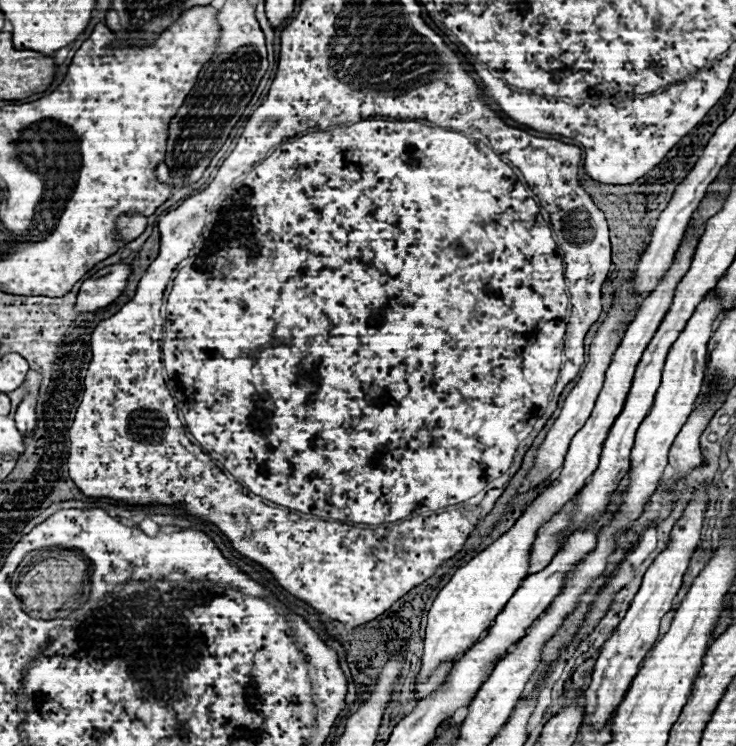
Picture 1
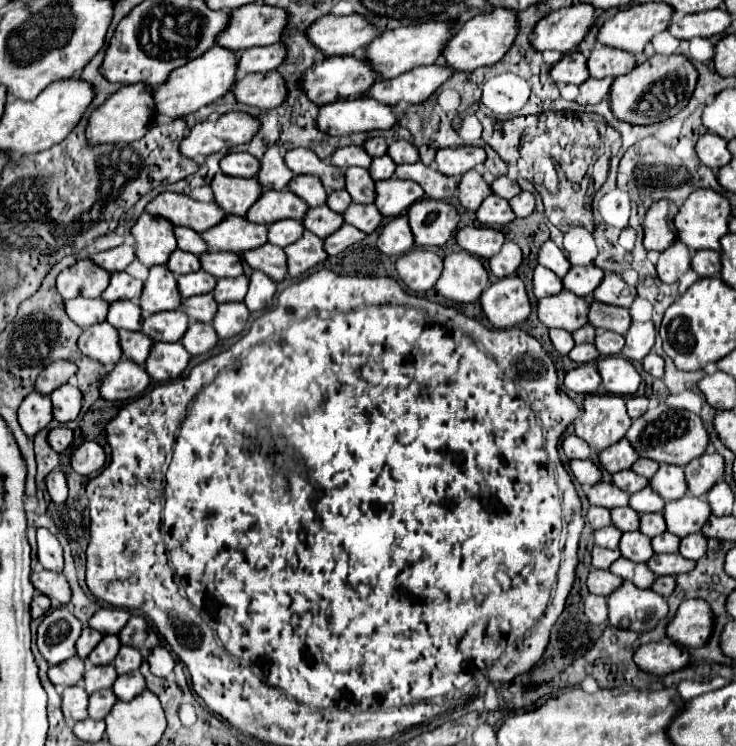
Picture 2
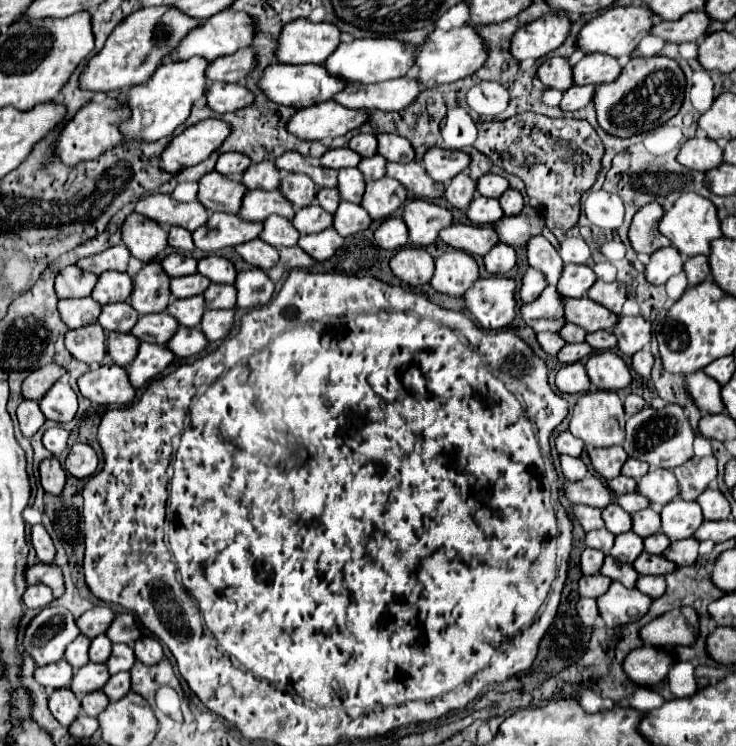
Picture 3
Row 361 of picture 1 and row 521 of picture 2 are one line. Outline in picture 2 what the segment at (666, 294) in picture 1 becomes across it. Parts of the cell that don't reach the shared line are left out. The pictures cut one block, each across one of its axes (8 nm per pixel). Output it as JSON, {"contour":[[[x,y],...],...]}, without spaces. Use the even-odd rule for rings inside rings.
{"contour":[[[624,506],[624,508],[614,508],[612,510],[612,524],[616,528],[620,528],[622,532],[632,532],[632,530],[638,530],[640,526],[640,516],[636,510],[632,510],[630,506]]]}

